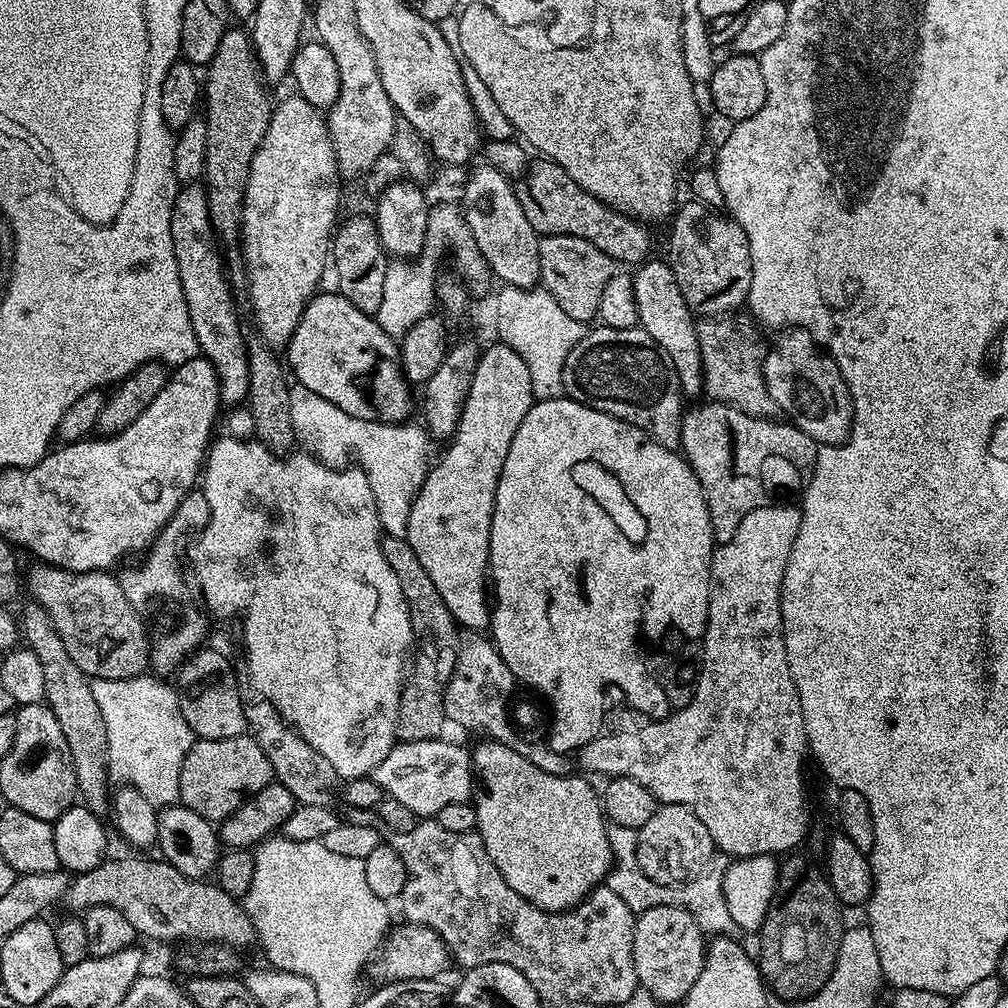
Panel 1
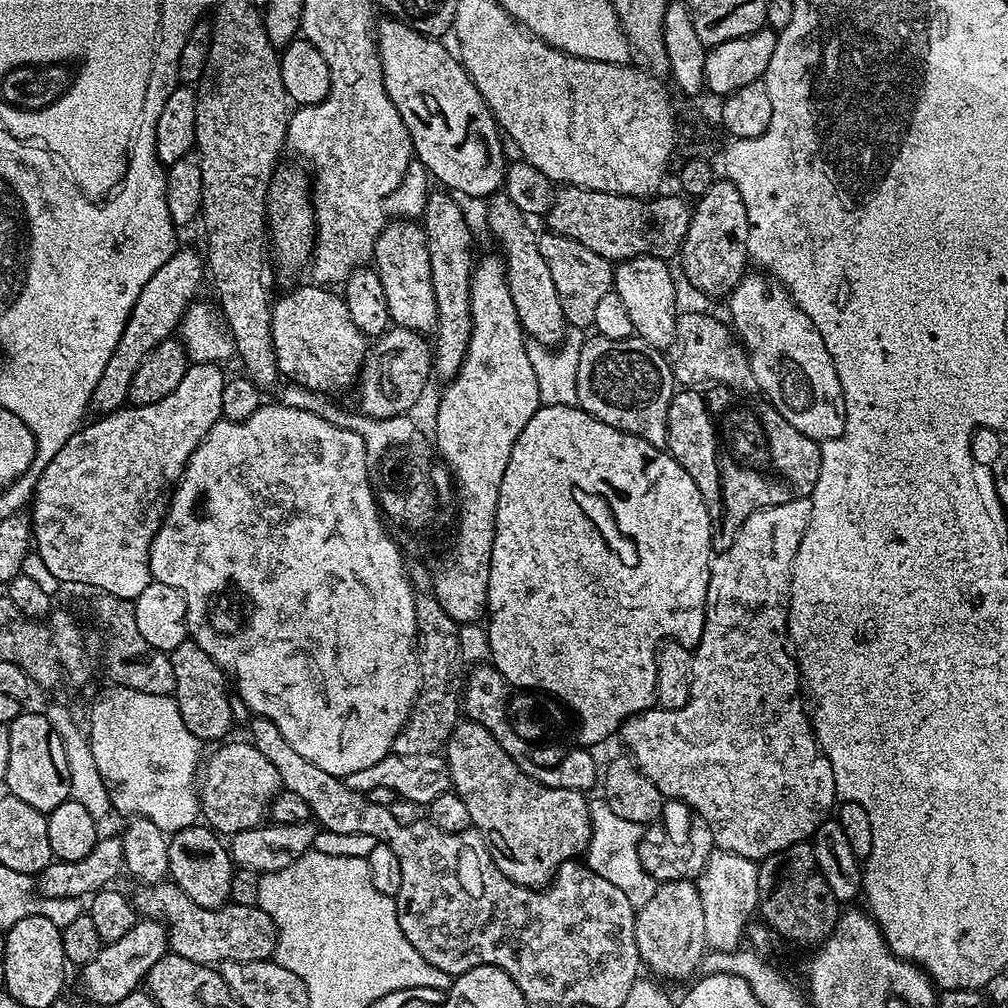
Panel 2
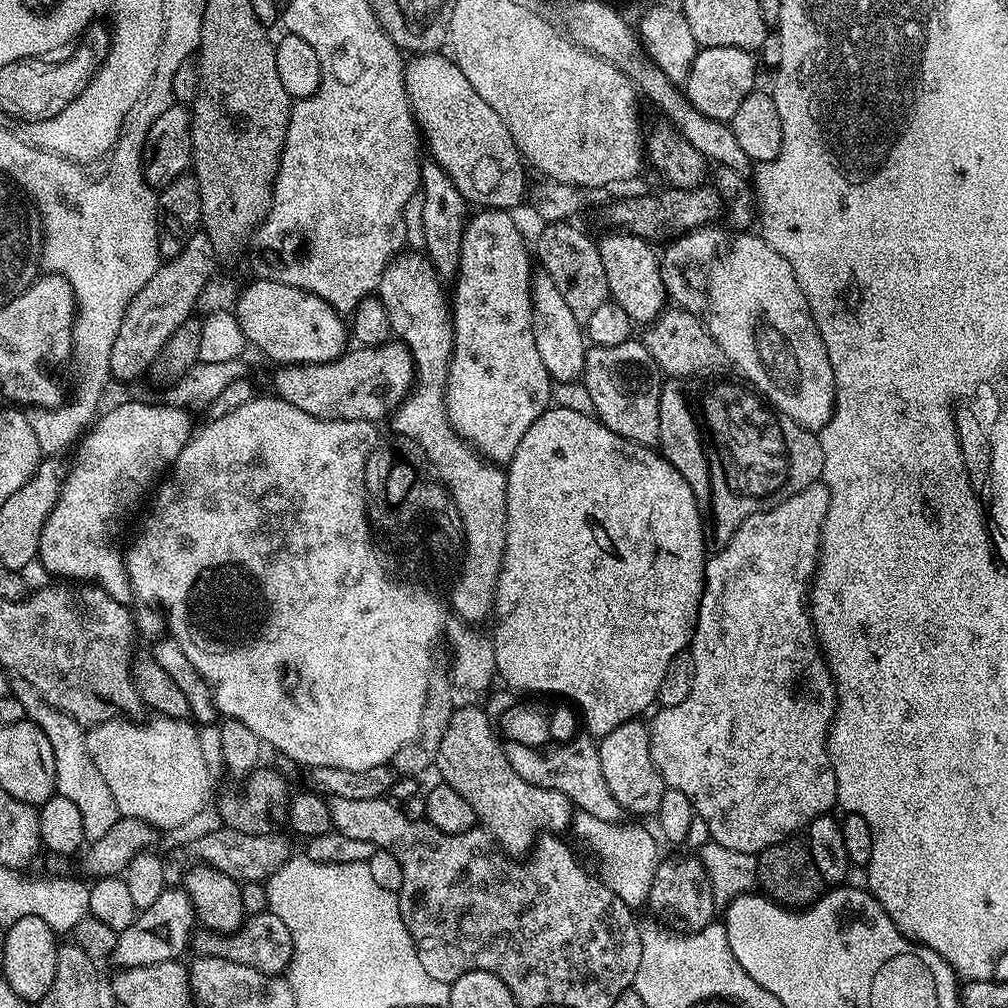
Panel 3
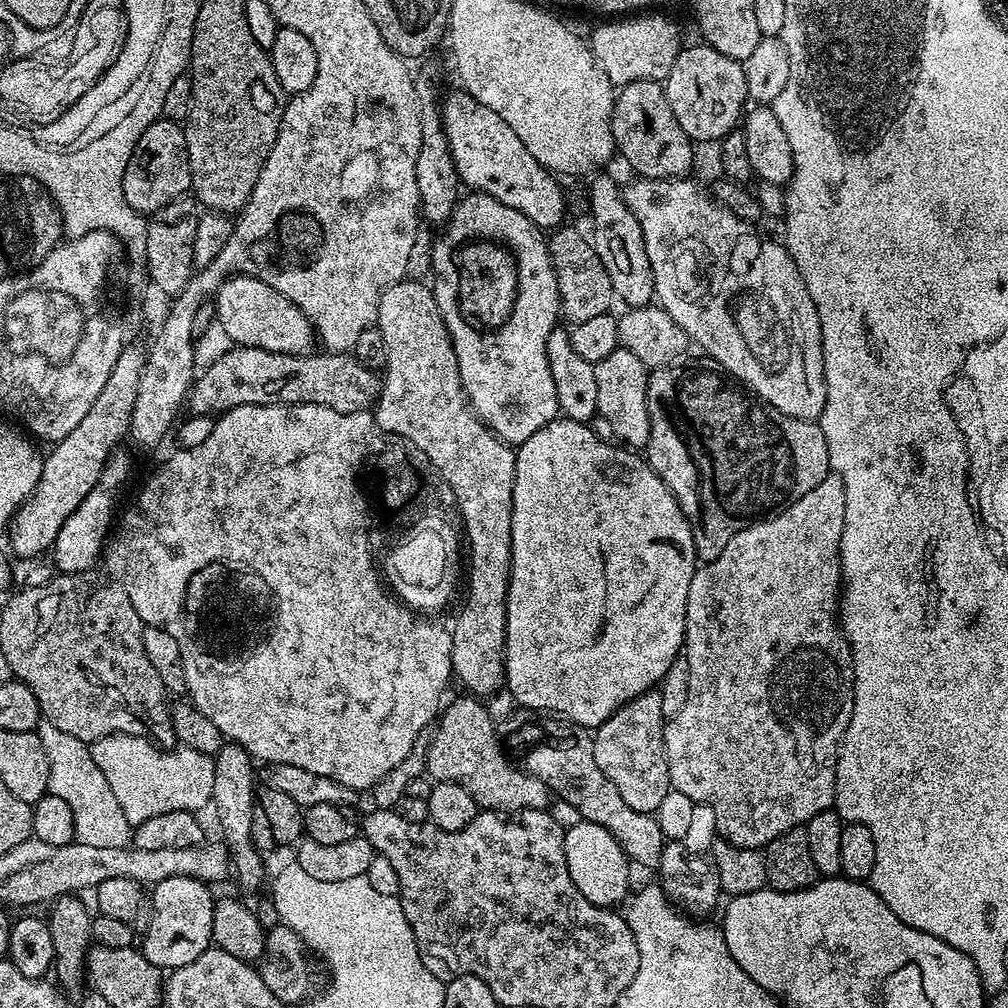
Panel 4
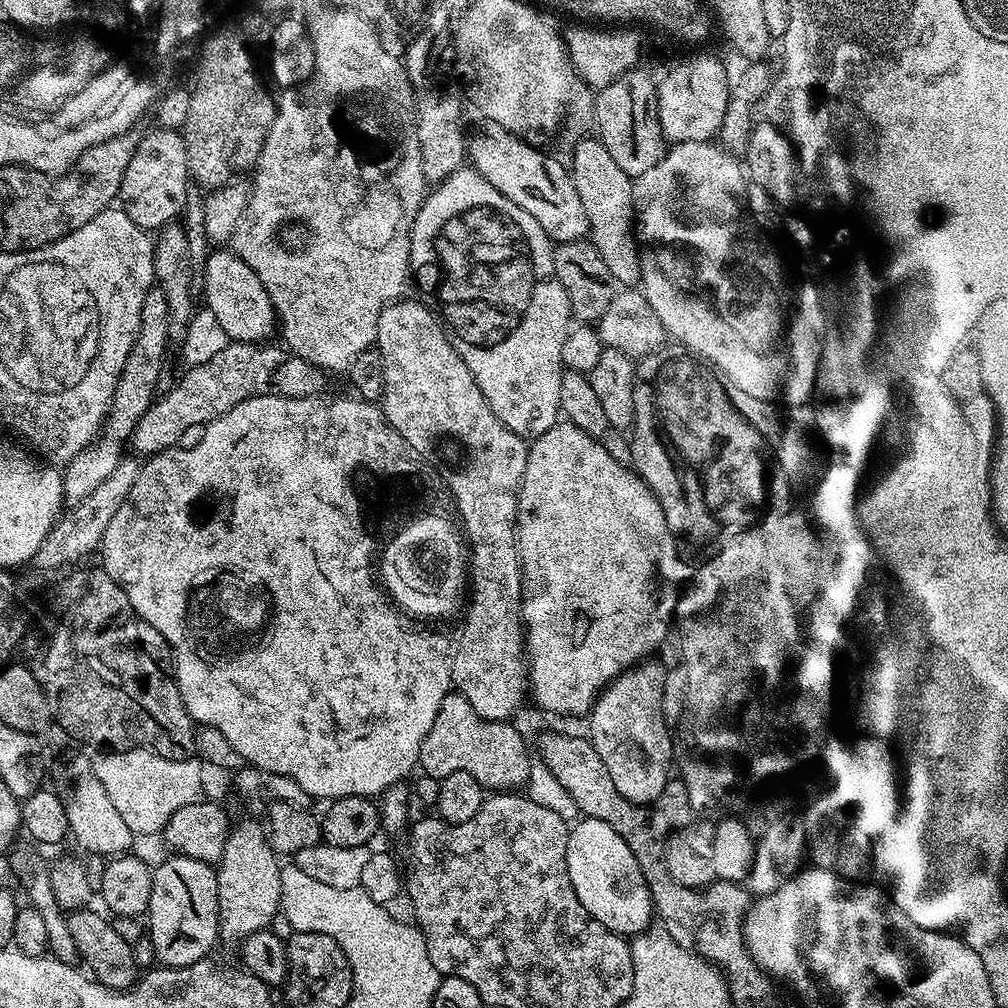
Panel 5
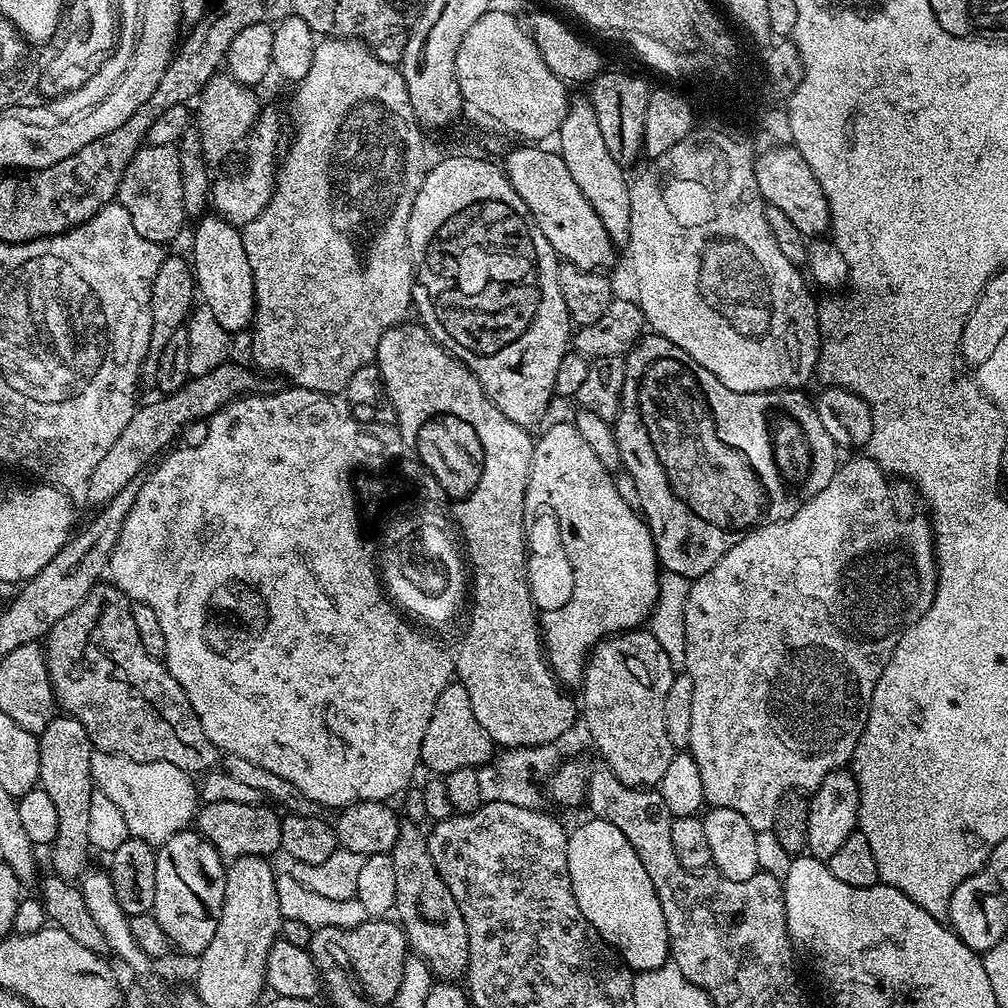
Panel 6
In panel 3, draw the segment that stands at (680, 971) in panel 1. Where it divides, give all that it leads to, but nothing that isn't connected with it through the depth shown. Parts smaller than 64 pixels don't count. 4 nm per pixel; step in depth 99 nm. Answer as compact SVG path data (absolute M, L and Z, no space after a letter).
M696 854L661 859L646 904L661 916L657 917L665 925L685 932L697 932L699 928L705 928L713 923L715 916L712 915L718 912L717 902L712 897L710 878Z

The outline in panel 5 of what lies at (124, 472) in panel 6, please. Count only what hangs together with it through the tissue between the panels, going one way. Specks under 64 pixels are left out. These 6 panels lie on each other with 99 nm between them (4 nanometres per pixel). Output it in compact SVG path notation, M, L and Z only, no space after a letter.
M229 342L226 350L214 354L210 362L191 365L187 369L189 372L165 396L163 393L153 400L146 414L142 414L138 426L132 431L131 451L147 458L157 452L165 452L167 448L175 448L191 428L199 429L213 424L222 418L222 414L234 410L238 402L246 402L250 398L306 398L321 395L325 391L326 373L318 366L298 358L283 346L268 347L272 346Z

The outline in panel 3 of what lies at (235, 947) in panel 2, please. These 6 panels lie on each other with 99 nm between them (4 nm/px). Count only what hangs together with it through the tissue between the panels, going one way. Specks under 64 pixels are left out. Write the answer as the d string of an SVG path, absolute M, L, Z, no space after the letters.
M270 910L249 915L237 932L197 931L194 936L194 948L197 948L200 956L238 962L242 966L250 966L250 970L258 970L267 976L287 973L292 962L290 929L286 926L286 922L282 922L282 918L278 918L278 914Z

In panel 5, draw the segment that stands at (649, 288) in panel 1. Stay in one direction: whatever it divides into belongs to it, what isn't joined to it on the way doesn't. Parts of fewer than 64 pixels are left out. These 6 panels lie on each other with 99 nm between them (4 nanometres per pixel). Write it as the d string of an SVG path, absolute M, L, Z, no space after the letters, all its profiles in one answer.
M599 138L580 140L572 152L570 163L572 181L582 198L582 210L586 210L588 236L592 245L602 254L606 270L620 286L636 286L640 282L640 250L638 228L634 223L636 200L632 197L634 180L614 162Z

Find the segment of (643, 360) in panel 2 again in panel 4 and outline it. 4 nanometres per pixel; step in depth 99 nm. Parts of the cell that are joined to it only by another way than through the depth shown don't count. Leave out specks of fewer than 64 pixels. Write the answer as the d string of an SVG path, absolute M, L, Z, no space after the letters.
M621 347L606 354L606 358L602 358L594 365L594 382L598 382L598 406L596 410L599 419L602 418L608 423L608 428L617 436L617 438L615 437L617 441L636 450L643 449L650 438L649 375L649 365L644 364L630 350Z

